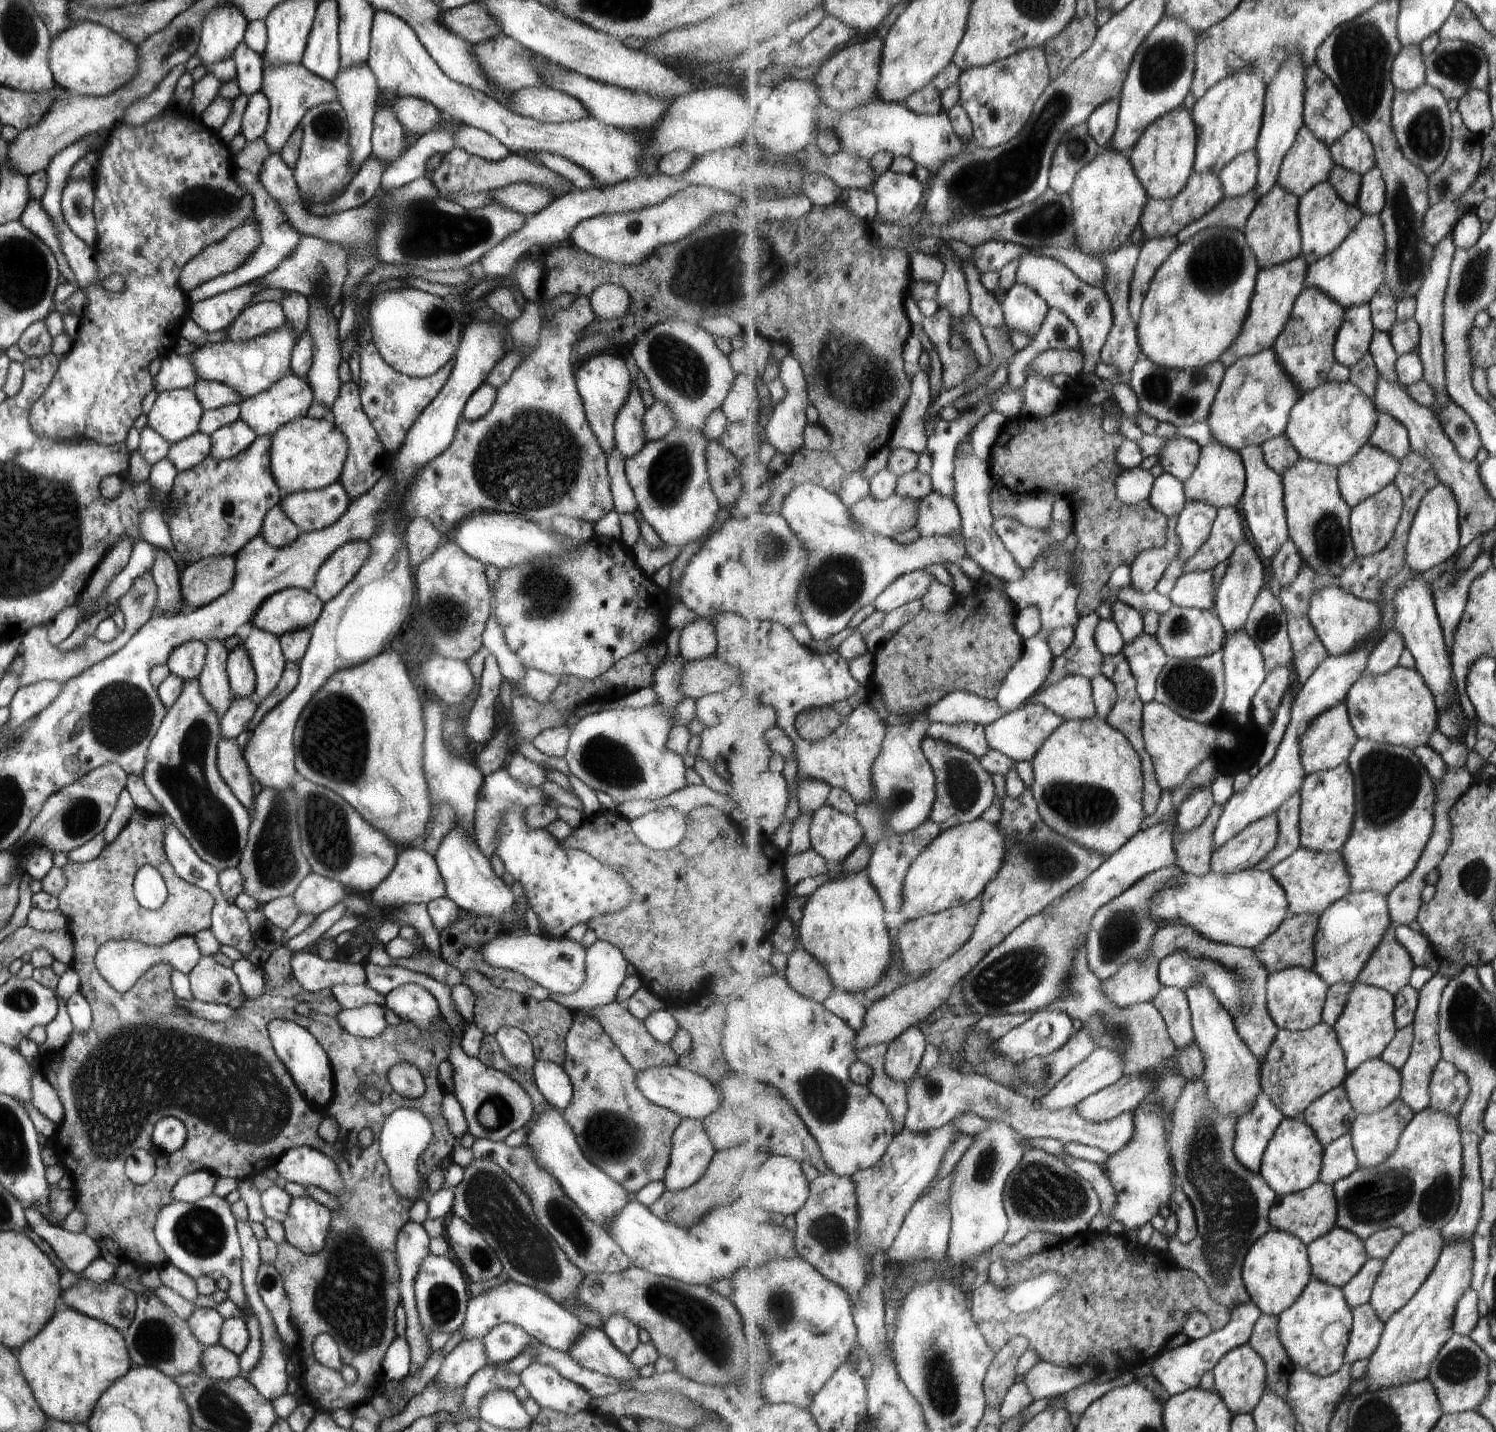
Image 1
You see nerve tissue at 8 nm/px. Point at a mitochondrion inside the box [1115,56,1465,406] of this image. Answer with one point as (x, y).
(1409, 253)

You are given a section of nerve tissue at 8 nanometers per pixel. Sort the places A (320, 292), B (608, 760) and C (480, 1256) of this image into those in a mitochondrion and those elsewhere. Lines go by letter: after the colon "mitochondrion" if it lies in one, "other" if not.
A: other
B: mitochondrion
C: mitochondrion

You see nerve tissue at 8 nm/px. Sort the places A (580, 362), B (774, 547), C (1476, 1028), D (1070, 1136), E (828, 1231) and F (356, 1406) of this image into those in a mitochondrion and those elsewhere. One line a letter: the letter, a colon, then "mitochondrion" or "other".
A: other
B: mitochondrion
C: mitochondrion
D: other
E: mitochondrion
F: other

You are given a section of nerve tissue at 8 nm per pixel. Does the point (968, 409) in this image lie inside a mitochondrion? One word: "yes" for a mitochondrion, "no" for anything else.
no

